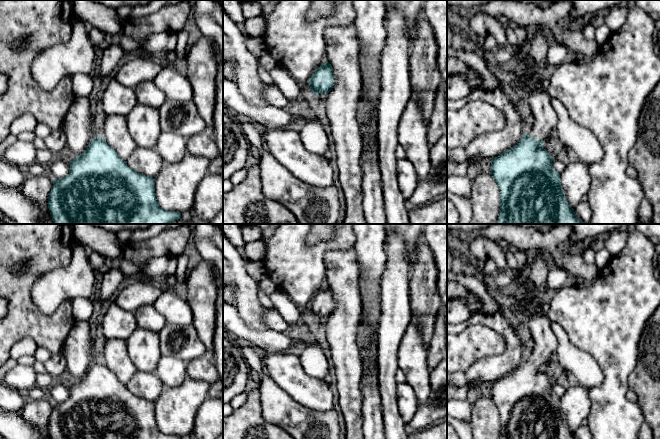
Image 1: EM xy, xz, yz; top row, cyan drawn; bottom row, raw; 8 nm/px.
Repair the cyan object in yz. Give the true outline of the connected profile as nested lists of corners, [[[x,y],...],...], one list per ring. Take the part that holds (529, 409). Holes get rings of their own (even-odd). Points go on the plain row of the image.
[[[538,307],[530,308],[529,328],[533,346],[521,364],[511,373],[491,384],[491,400],[500,414],[499,439],[575,439],[561,410],[560,398],[553,392],[553,381],[542,370],[543,364],[557,350],[559,340],[551,328],[551,320]]]

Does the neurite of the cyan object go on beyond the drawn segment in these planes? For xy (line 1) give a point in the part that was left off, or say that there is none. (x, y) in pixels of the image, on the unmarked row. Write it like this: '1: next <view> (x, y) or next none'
1: next none

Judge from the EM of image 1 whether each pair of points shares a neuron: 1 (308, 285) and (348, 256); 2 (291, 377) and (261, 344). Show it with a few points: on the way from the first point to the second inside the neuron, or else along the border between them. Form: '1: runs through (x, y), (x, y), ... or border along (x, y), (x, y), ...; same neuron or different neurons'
1: border along (332, 249), (324, 253), (327, 284); different neurons
2: border along (261, 351), (290, 352); different neurons

